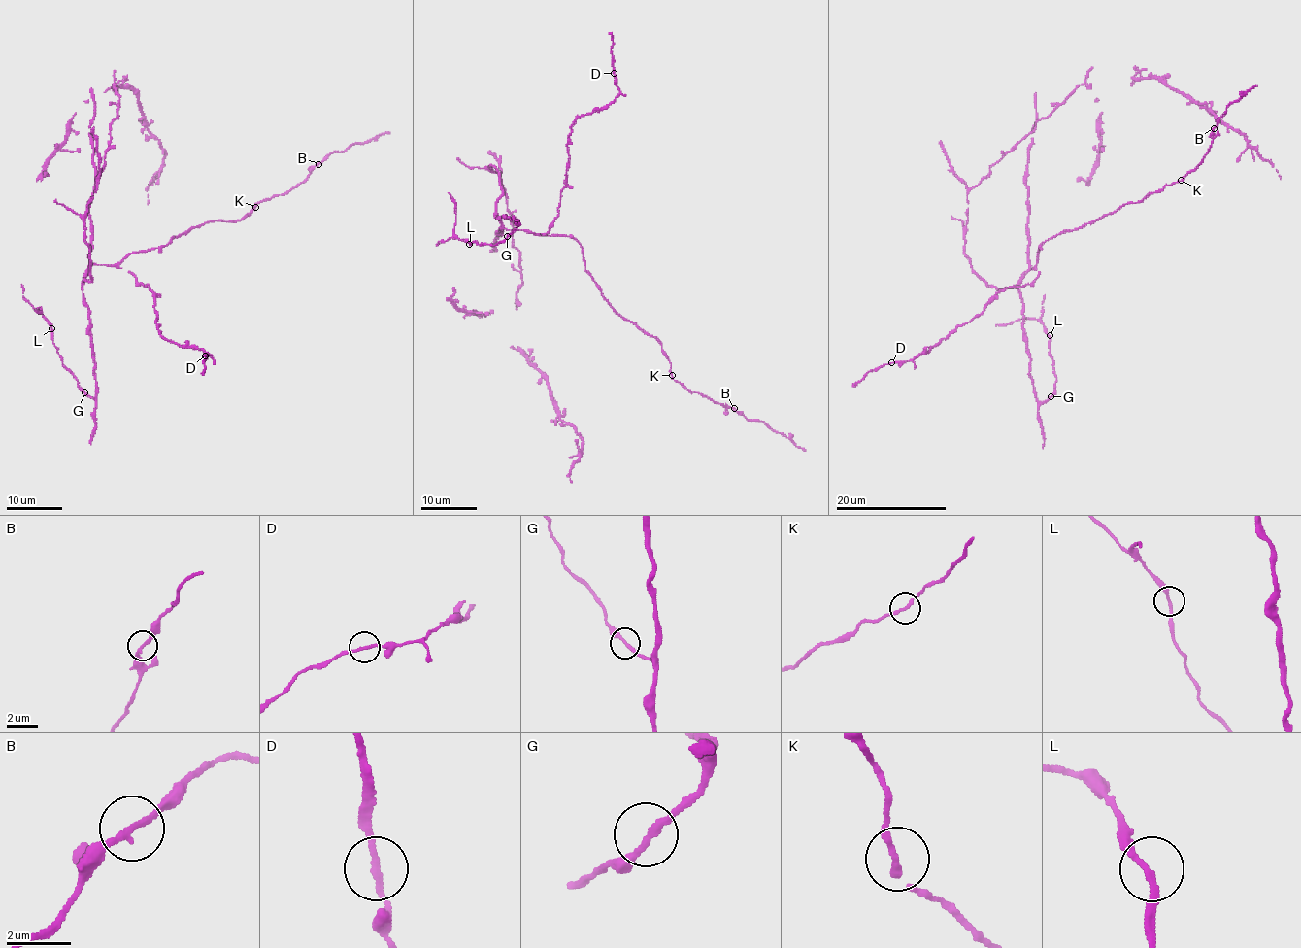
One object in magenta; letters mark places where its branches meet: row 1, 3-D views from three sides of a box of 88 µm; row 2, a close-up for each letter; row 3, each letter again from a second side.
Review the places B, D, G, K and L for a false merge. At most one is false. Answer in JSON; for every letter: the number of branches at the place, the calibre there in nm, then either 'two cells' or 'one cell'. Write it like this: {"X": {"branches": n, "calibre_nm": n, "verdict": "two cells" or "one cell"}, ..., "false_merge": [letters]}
{"B": {"branches": 2, "calibre_nm": 190, "verdict": "one cell"}, "D": {"branches": 2, "calibre_nm": 190, "verdict": "one cell"}, "G": {"branches": 2, "calibre_nm": 200, "verdict": "one cell"}, "K": {"branches": 2, "calibre_nm": 200, "verdict": "one cell"}, "L": {"branches": 2, "calibre_nm": 200, "verdict": "one cell"}, "false_merge": []}

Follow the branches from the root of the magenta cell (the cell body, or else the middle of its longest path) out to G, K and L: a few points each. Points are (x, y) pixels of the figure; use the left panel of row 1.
G: (89, 263), (91, 281), (84, 280), (83, 295), (88, 308), (90, 345), (94, 354), (95, 399), (84, 392)
K: (89, 263), (91, 281), (84, 281), (93, 264), (116, 265), (204, 222), (239, 220), (255, 207)
L: (89, 263), (91, 281), (84, 280), (83, 295), (94, 354), (95, 399), (62, 363), (51, 328)

